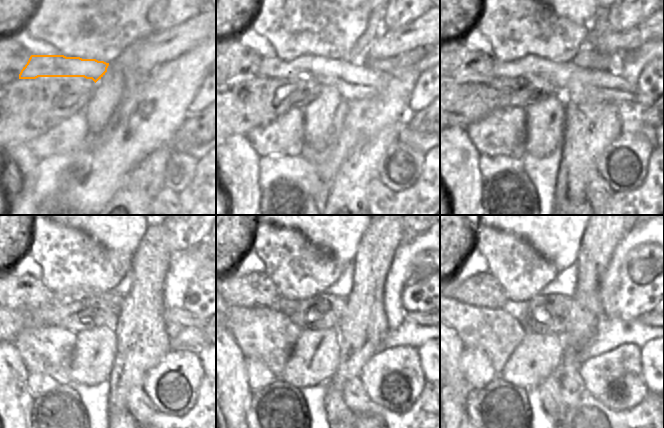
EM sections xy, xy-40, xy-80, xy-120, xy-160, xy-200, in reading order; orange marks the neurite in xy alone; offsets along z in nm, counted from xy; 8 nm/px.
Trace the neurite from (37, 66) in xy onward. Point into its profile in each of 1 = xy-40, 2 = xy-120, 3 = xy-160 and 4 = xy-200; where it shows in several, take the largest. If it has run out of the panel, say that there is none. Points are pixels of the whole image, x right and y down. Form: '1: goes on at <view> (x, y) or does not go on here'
1: goes on at xy-40 (354, 81)
2: goes on at xy-120 (173, 319)
3: goes on at xy-160 (419, 318)
4: goes on at xy-200 (643, 318)

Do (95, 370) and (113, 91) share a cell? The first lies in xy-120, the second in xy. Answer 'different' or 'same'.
same

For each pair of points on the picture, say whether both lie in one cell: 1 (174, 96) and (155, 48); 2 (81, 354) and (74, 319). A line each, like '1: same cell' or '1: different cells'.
1: different cells
2: different cells

